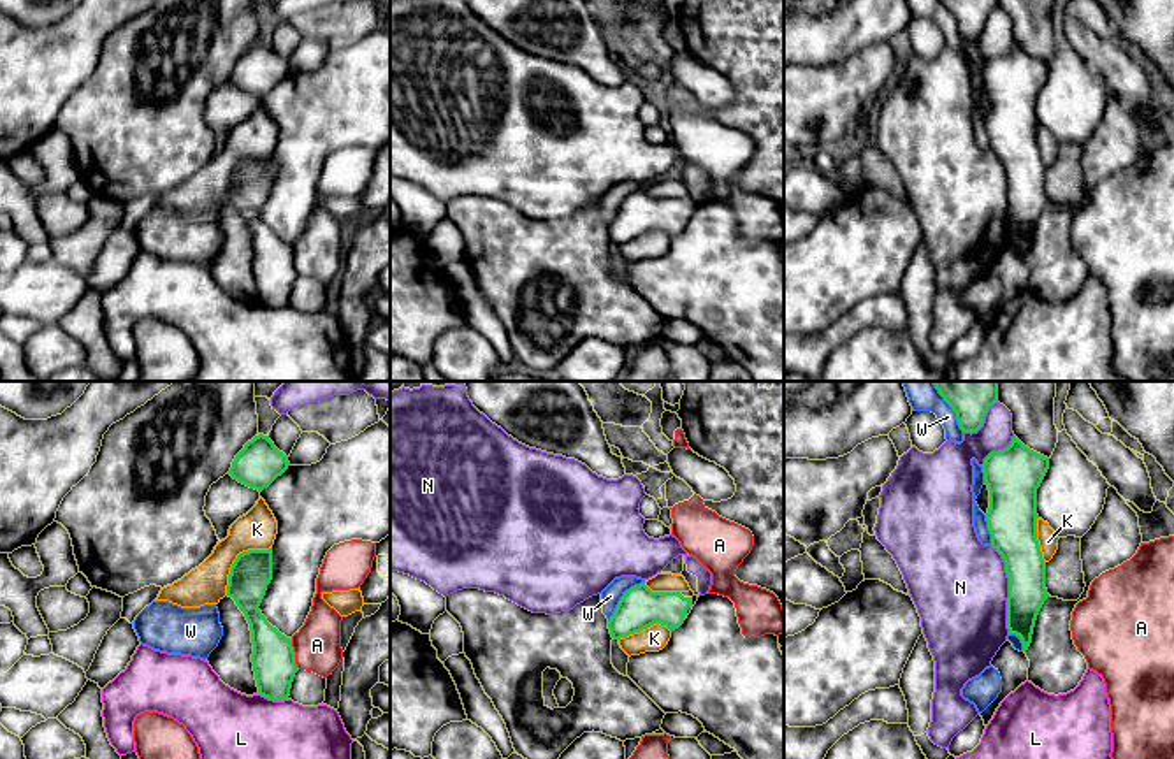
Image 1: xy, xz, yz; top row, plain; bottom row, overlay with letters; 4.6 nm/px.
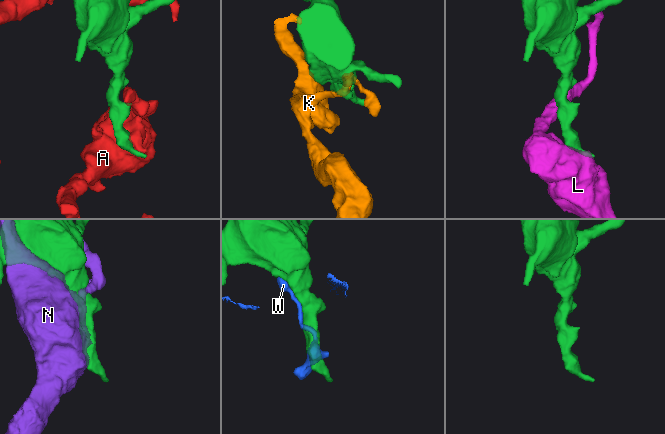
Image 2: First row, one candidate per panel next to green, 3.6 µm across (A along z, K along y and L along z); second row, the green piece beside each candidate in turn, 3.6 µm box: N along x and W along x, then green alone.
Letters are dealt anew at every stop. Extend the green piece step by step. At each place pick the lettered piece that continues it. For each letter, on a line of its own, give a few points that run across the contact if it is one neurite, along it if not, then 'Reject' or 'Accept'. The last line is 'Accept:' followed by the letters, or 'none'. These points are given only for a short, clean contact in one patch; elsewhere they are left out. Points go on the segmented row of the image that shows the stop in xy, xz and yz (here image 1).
A: Reject
K: Reject
L: Reject
N: Reject
W: Reject
Accept: none

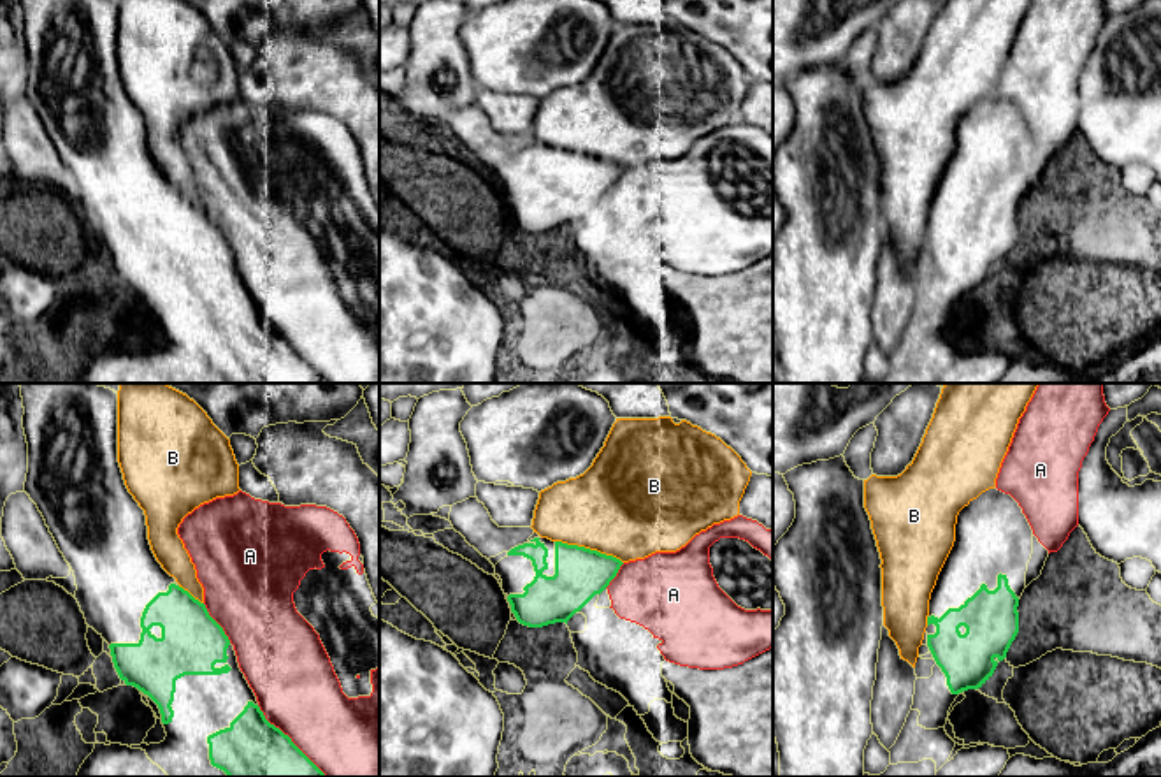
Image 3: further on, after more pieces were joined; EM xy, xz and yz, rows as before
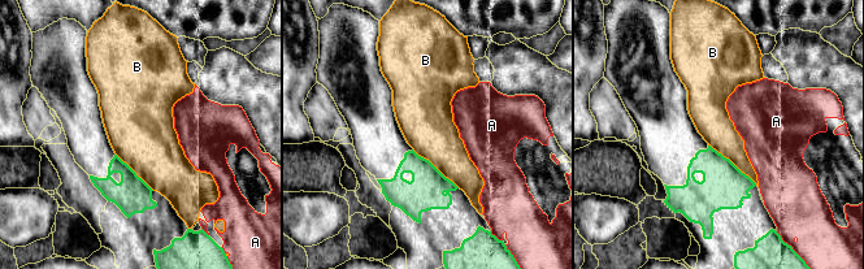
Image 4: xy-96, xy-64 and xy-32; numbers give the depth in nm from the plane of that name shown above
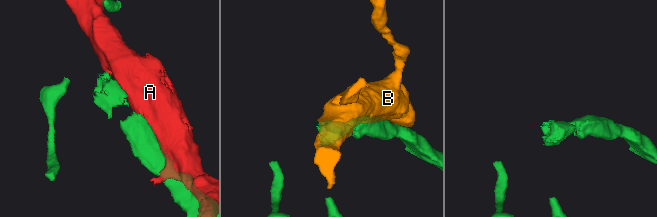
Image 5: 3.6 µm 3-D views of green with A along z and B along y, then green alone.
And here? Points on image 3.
A: Reject
B: Reject
Accept: none

